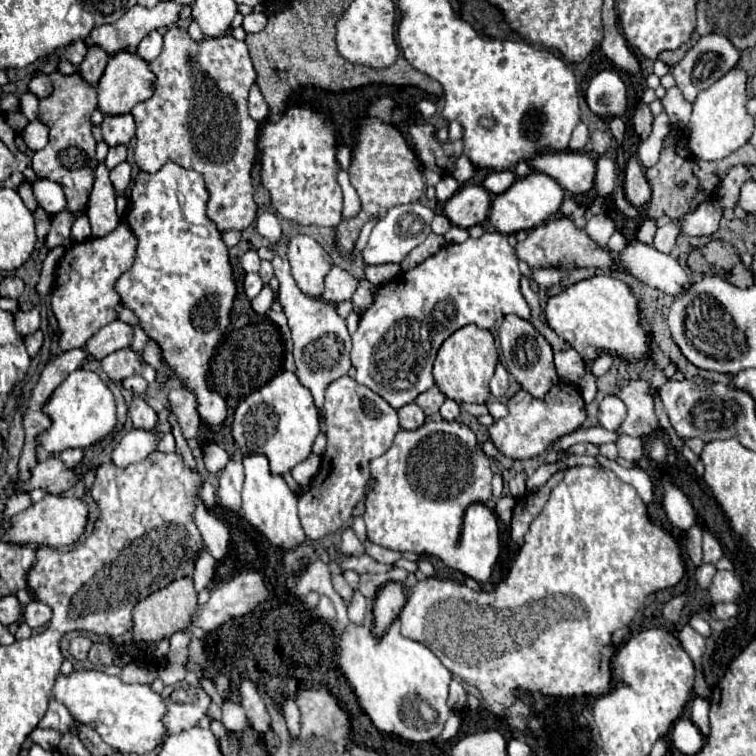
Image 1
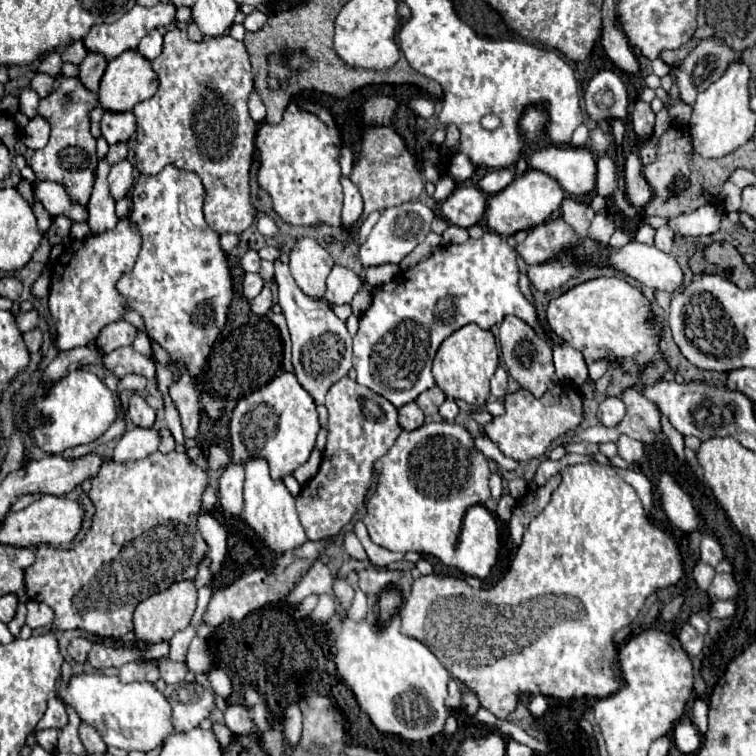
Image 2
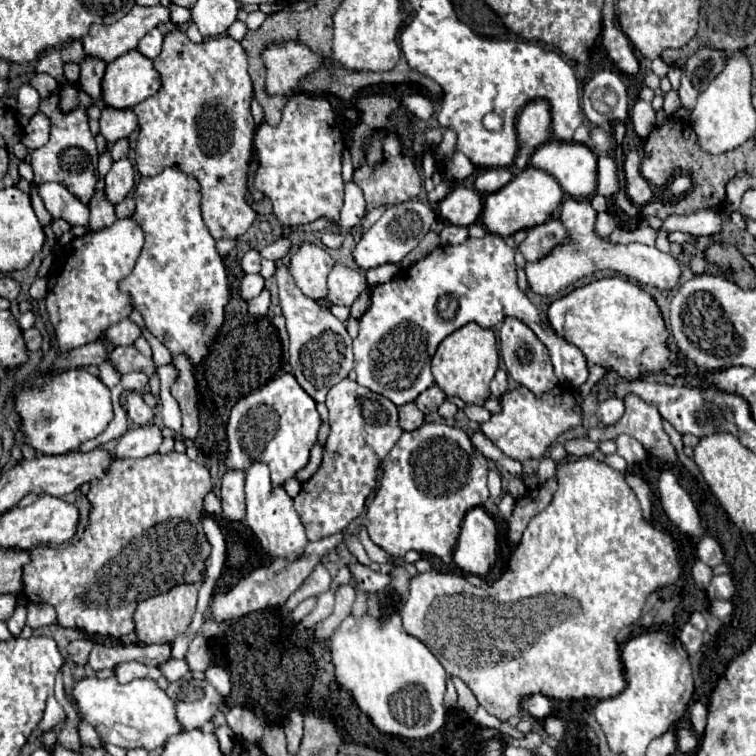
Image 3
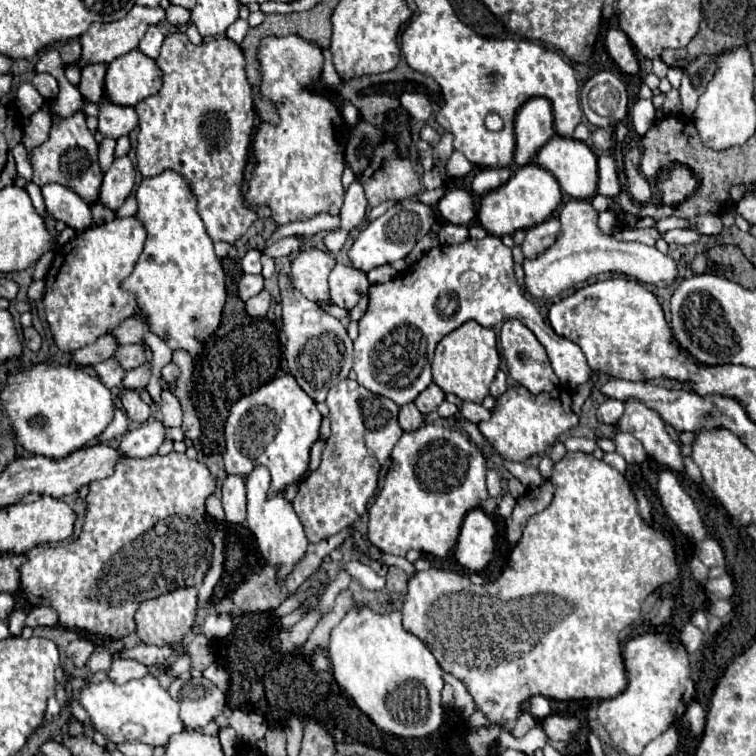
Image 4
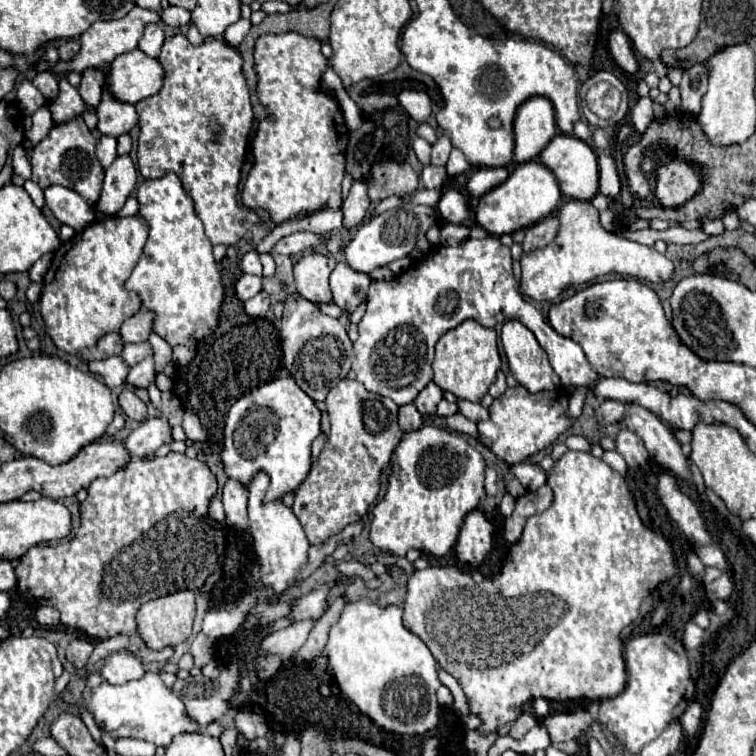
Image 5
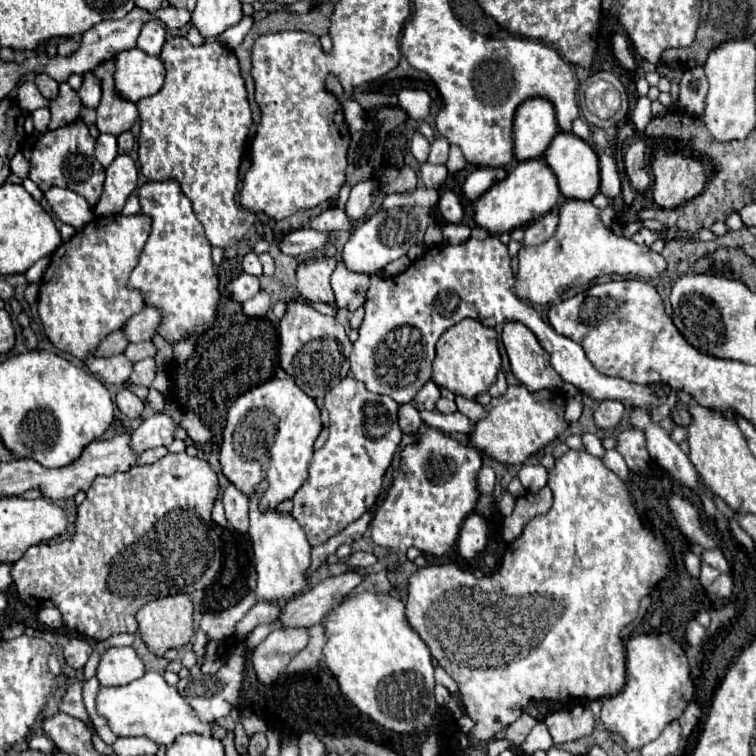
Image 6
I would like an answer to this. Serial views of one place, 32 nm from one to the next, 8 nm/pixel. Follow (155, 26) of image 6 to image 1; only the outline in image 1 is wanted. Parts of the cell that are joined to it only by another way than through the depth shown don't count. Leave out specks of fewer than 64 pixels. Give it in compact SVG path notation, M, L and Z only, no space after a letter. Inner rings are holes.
M152 30L148 36L144 36L136 48L136 54L142 56L146 62L152 62L160 52L162 52L162 34L158 30Z

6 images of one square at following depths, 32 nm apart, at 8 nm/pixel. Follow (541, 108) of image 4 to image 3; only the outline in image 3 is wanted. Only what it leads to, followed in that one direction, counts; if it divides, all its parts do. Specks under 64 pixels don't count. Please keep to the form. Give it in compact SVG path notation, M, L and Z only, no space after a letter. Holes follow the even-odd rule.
M532 100L530 104L526 104L518 116L516 130L518 130L520 148L514 164L518 170L524 170L535 147L540 147L552 136L552 116L550 116L548 102Z

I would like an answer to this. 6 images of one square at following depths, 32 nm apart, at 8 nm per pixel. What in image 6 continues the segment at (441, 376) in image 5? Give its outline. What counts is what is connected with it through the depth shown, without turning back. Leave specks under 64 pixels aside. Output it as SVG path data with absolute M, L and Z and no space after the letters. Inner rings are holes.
M464 318L458 324L450 326L436 346L436 358L432 364L432 380L438 386L448 388L454 394L474 400L476 394L486 392L494 382L500 370L500 352L498 352L498 336L494 328L480 324L478 320Z

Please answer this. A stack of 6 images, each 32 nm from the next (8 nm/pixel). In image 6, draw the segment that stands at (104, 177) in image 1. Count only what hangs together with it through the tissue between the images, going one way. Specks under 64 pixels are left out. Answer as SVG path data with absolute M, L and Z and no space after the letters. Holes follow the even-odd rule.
M100 134L96 140L96 158L106 168L118 156L116 152L116 136L114 134Z

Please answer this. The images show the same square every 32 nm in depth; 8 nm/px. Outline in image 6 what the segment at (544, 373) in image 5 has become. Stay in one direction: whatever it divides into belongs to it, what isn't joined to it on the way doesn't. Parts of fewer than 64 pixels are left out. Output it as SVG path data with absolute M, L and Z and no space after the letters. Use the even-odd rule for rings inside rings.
M506 322L502 330L502 342L506 346L514 376L532 392L548 388L560 390L562 378L552 370L550 354L540 346L534 332L522 322Z

